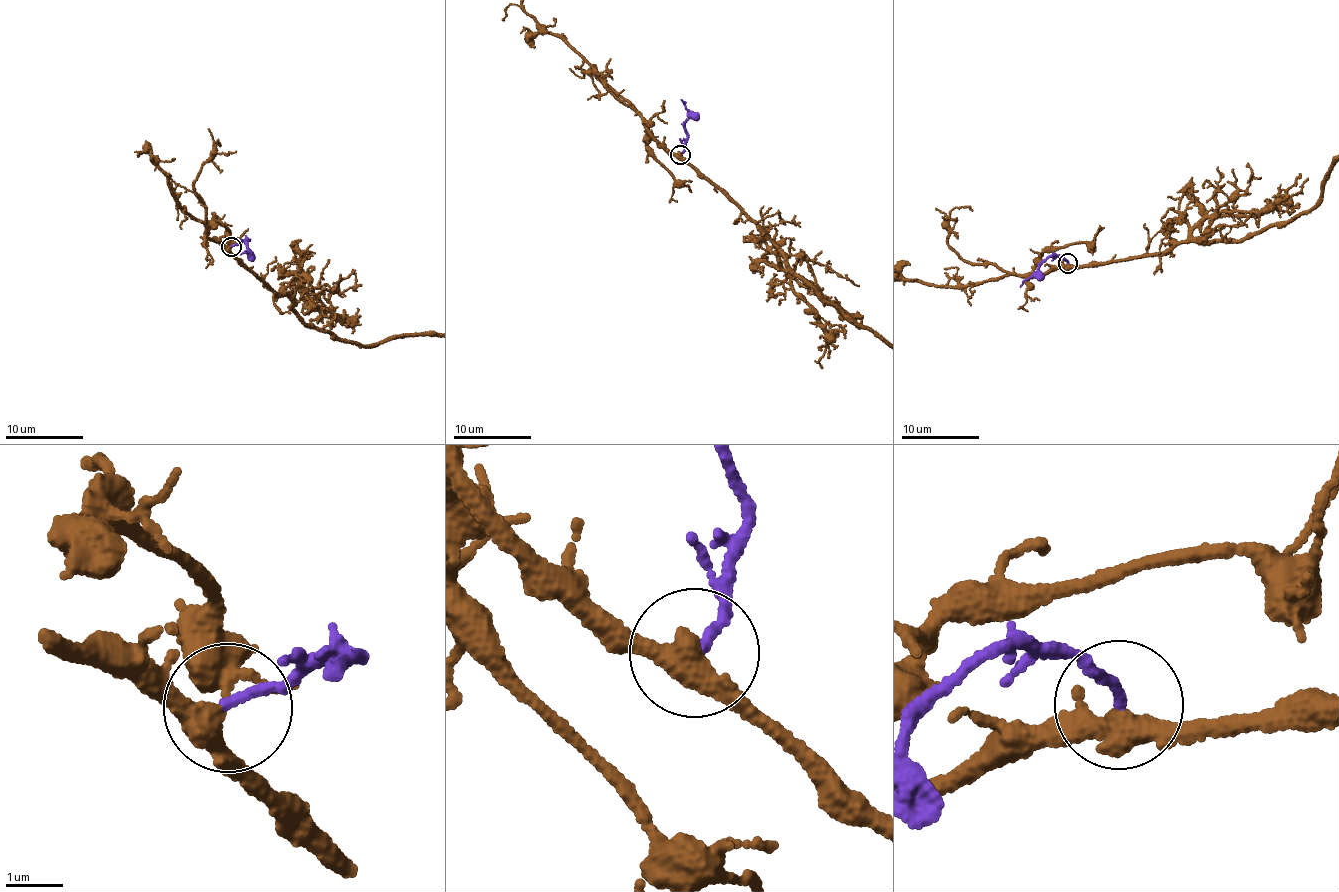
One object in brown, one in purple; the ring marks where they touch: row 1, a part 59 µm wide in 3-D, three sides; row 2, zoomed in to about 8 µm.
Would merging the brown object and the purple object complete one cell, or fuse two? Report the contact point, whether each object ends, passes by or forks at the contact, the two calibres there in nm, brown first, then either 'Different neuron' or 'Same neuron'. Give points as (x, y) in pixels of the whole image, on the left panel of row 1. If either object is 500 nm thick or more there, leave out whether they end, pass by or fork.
Place: (231, 247). At the ring brown passes by. At the ring purple ends. Thickness 400 nm (brown) against 170 nm. Same neuron

